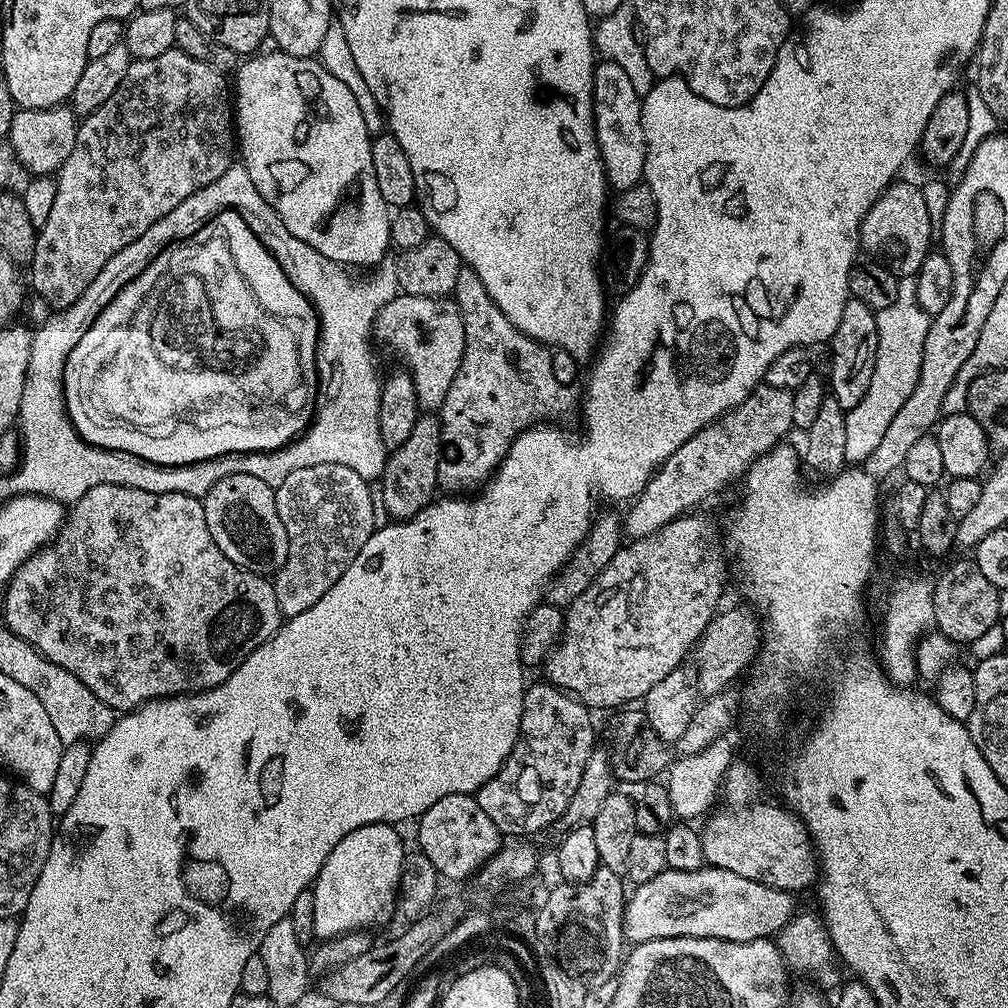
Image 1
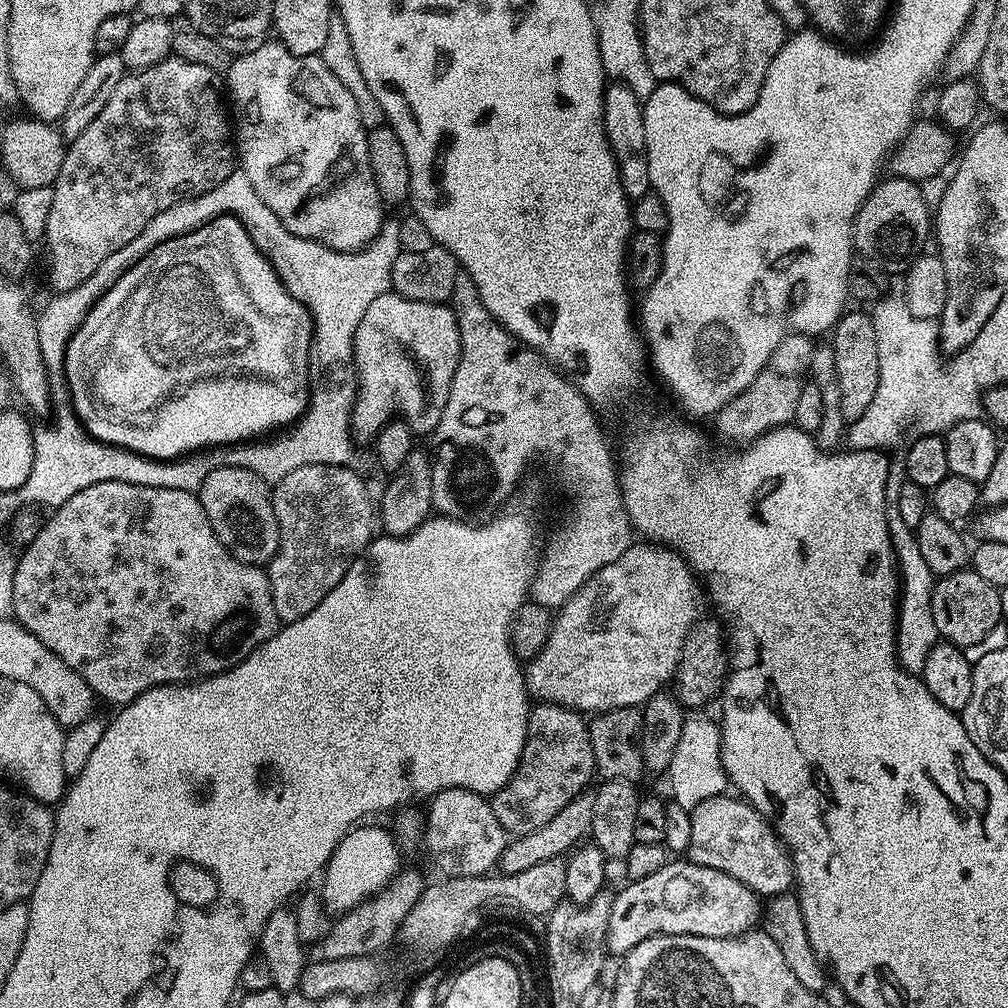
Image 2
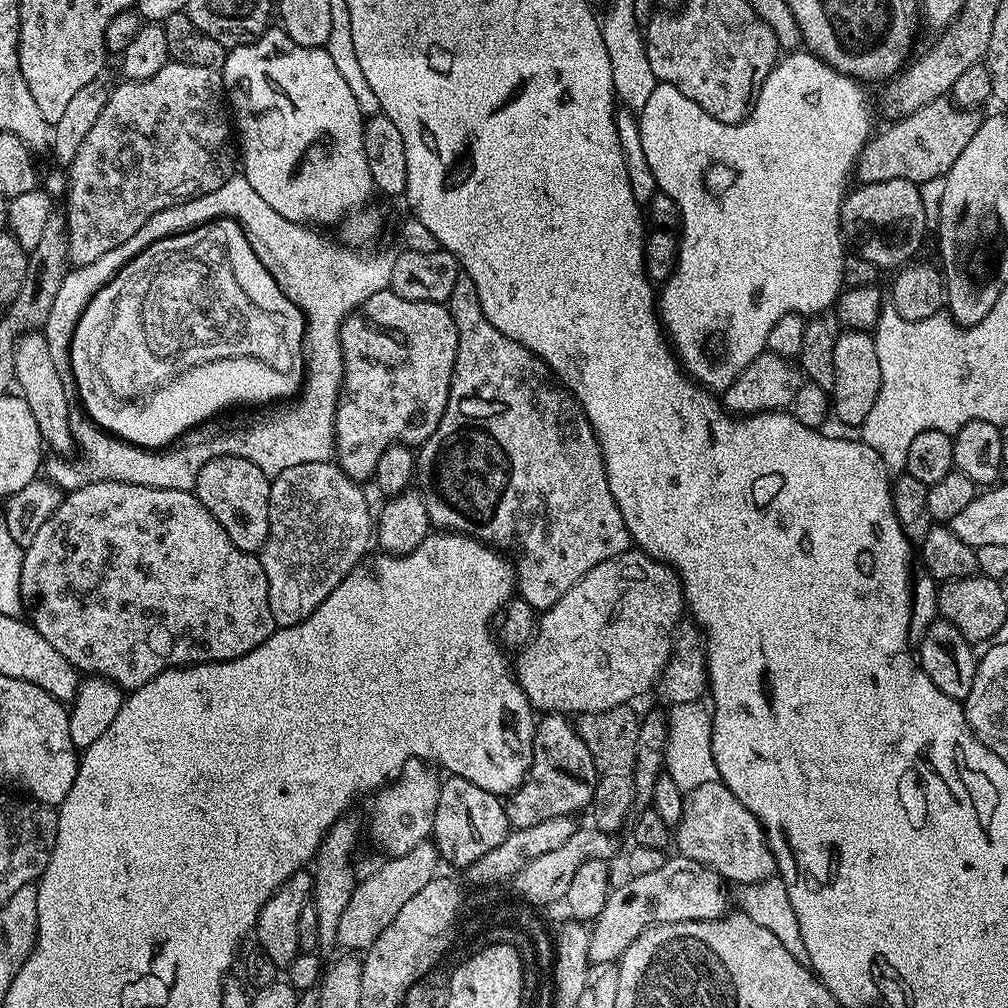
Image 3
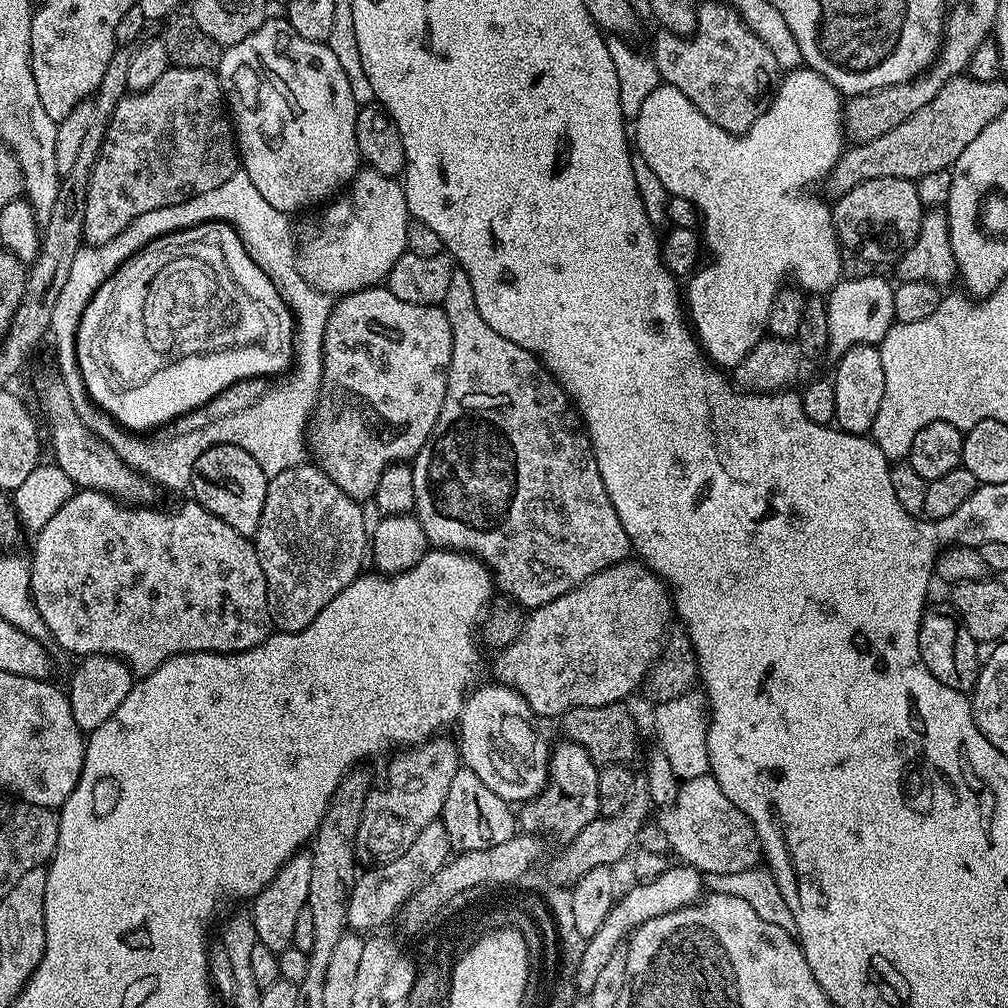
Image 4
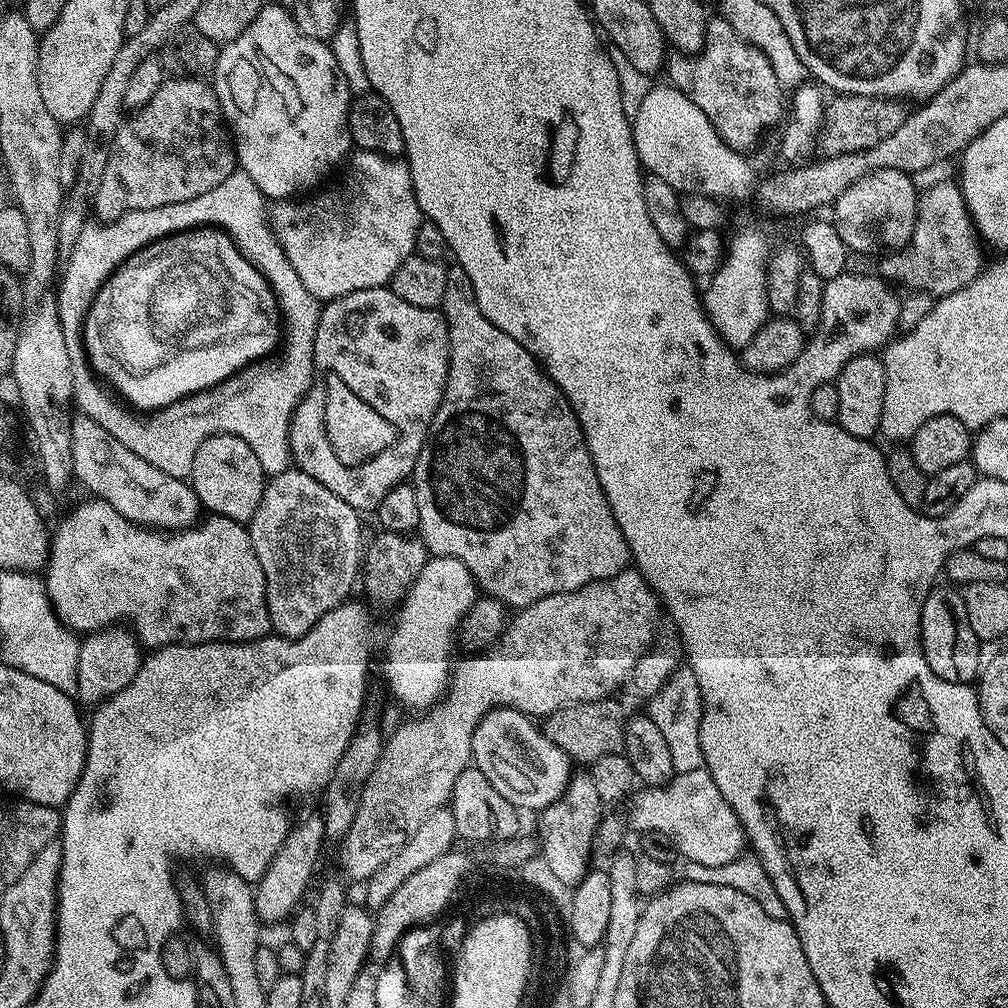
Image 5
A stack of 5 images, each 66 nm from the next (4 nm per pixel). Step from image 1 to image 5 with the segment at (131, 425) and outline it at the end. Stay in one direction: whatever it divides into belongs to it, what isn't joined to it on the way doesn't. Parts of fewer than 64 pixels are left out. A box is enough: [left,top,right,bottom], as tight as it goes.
[84,226,282,410]

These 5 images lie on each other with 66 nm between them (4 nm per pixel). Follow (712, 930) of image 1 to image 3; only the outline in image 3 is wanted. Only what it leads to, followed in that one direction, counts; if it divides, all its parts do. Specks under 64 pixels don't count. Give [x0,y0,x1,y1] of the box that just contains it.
[589,854,730,966]

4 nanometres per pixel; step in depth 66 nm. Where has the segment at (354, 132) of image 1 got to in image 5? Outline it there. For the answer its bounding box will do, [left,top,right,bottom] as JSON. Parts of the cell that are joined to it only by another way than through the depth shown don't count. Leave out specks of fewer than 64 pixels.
[214,3,354,201]

